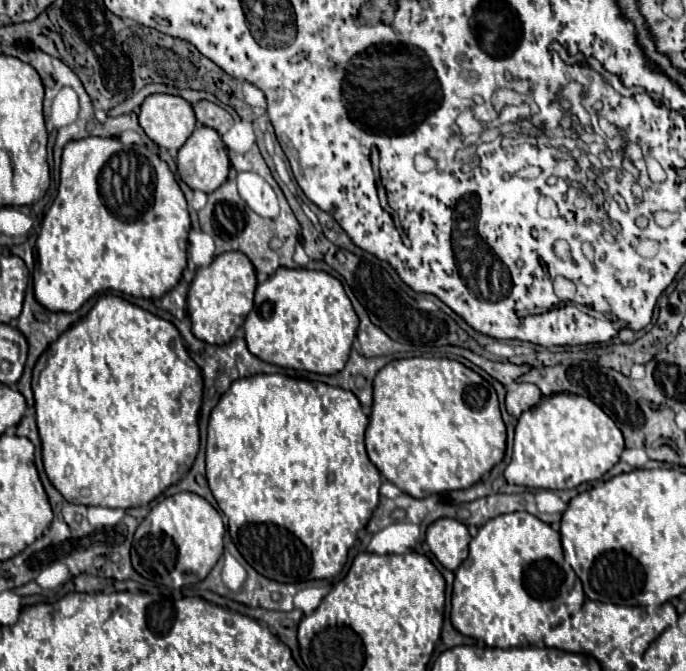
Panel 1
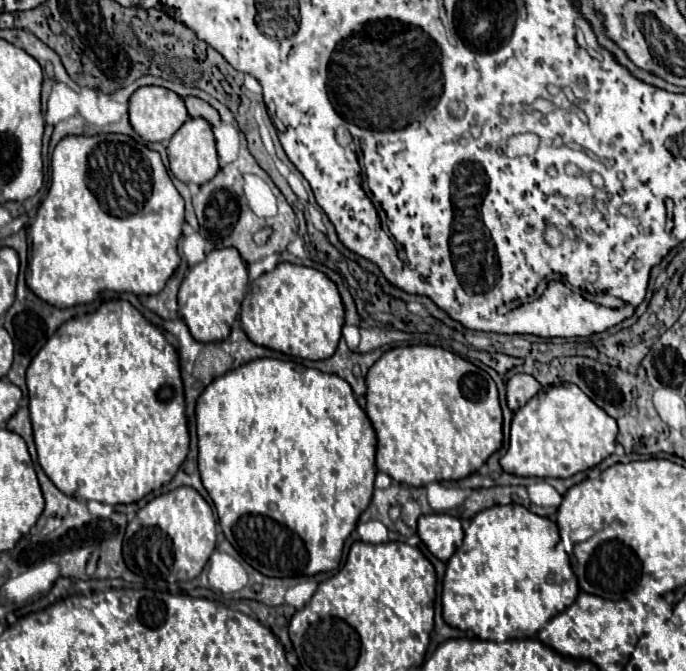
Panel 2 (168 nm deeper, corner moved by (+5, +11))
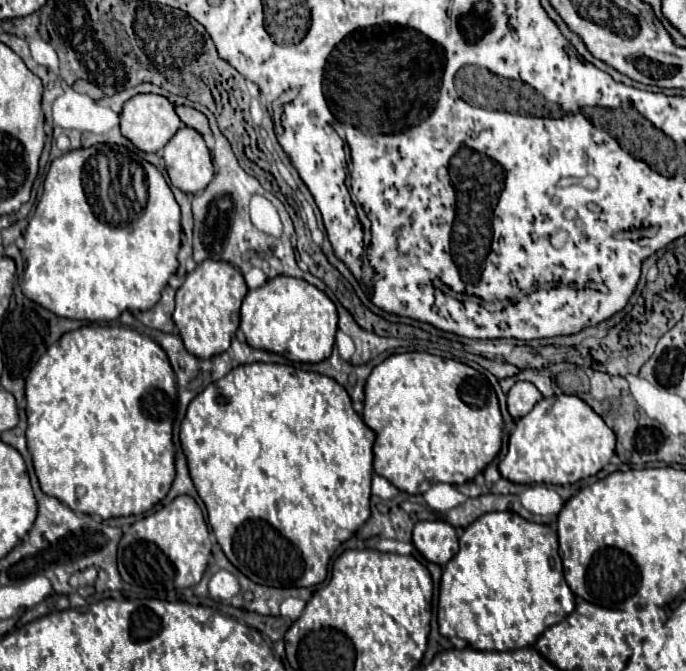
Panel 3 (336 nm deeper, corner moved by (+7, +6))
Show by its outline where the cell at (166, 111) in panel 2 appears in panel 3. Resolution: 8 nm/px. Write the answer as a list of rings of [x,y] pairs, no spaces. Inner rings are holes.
[[[136,94],[132,96],[120,114],[120,128],[122,134],[140,150],[144,152],[160,152],[168,140],[178,132],[180,128],[180,118],[174,110],[174,106],[168,102],[168,98],[158,96],[158,94]]]

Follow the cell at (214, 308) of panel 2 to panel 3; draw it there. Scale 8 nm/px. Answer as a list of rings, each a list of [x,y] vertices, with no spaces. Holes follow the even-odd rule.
[[[204,260],[186,276],[184,284],[176,292],[176,310],[172,318],[190,354],[198,358],[212,358],[228,350],[240,324],[240,304],[246,292],[248,286],[240,270],[224,260]]]

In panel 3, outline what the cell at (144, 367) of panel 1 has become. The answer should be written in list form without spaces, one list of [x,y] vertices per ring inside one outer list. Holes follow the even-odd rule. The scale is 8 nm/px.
[[[88,323],[78,330],[72,330],[68,334],[62,334],[60,342],[52,344],[42,358],[36,362],[36,366],[30,370],[26,378],[26,416],[27,429],[26,440],[28,450],[34,460],[34,470],[40,482],[40,488],[48,494],[70,506],[74,512],[86,512],[86,514],[98,514],[102,518],[114,518],[114,516],[130,516],[130,514],[142,514],[150,510],[154,504],[158,504],[170,490],[176,468],[174,468],[174,442],[172,442],[172,422],[176,416],[176,376],[168,362],[168,356],[160,348],[158,342],[154,342],[148,336],[138,334],[133,328],[124,328],[116,323],[100,325]]]

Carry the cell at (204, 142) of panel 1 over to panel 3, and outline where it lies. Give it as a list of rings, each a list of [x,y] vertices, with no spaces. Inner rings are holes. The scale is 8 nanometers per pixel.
[[[184,126],[164,146],[170,182],[186,194],[202,192],[214,176],[210,150],[200,132]]]

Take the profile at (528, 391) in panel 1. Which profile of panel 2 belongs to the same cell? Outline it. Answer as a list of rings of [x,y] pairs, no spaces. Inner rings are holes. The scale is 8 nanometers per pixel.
[[[514,375],[514,377],[506,383],[508,407],[510,407],[512,411],[520,409],[520,407],[526,405],[528,399],[532,399],[538,391],[540,391],[540,383],[538,383],[532,375]]]

